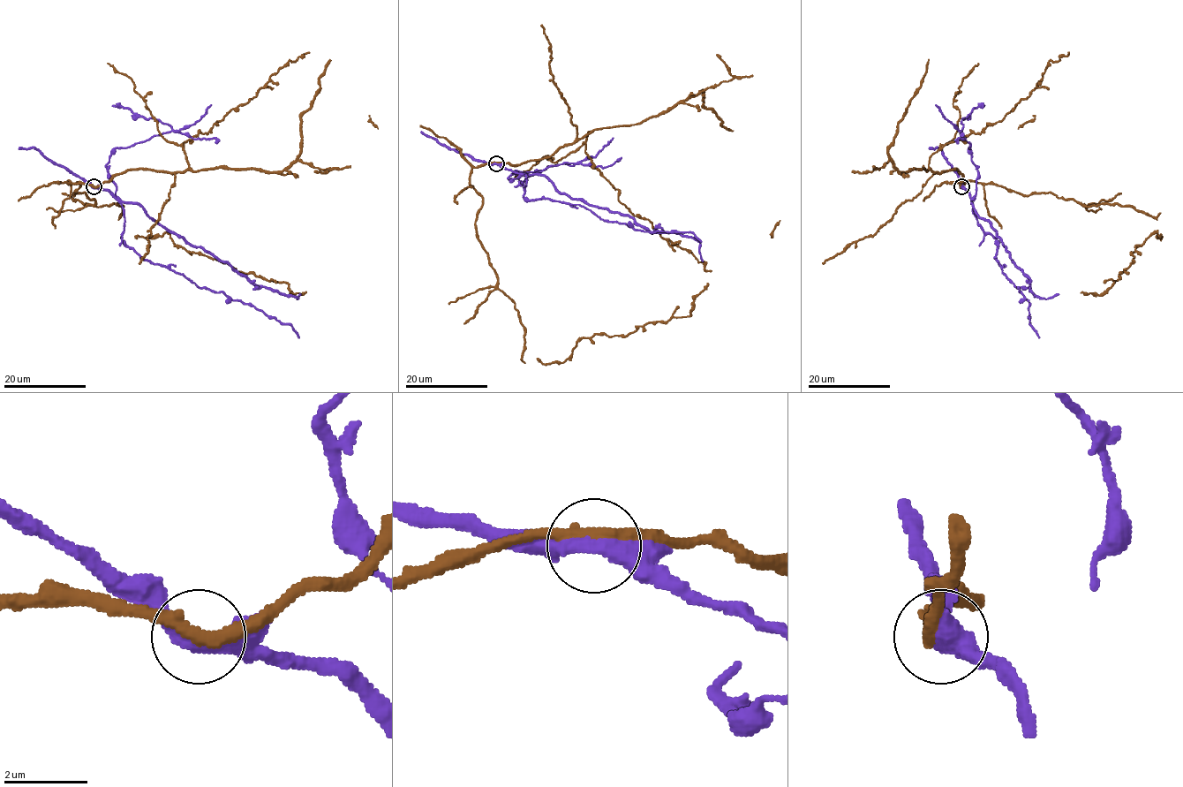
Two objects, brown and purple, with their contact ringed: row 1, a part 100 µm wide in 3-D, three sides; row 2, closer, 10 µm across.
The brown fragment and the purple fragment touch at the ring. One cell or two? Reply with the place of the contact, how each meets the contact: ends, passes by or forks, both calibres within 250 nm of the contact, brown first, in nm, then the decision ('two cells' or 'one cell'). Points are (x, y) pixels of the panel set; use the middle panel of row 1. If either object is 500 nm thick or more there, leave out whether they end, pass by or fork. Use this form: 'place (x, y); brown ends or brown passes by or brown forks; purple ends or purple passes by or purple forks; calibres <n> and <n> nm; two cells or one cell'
place (496, 163); brown passes by; purple passes by; calibres 320 and 380 nm; two cells

